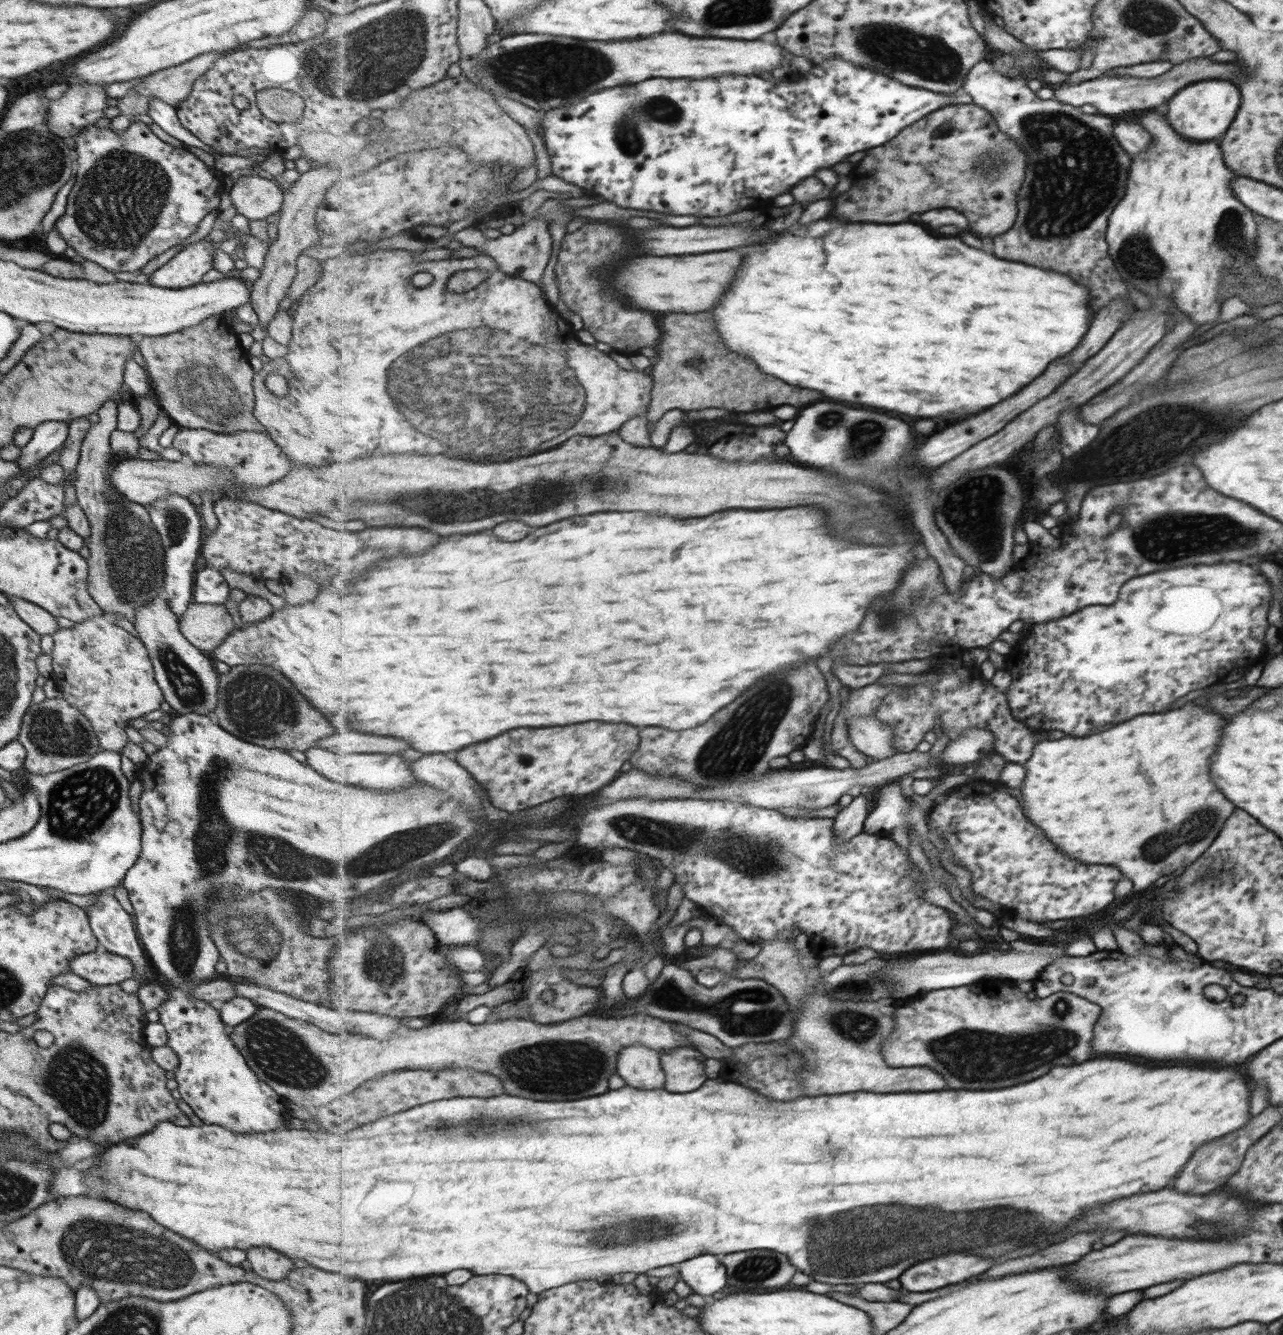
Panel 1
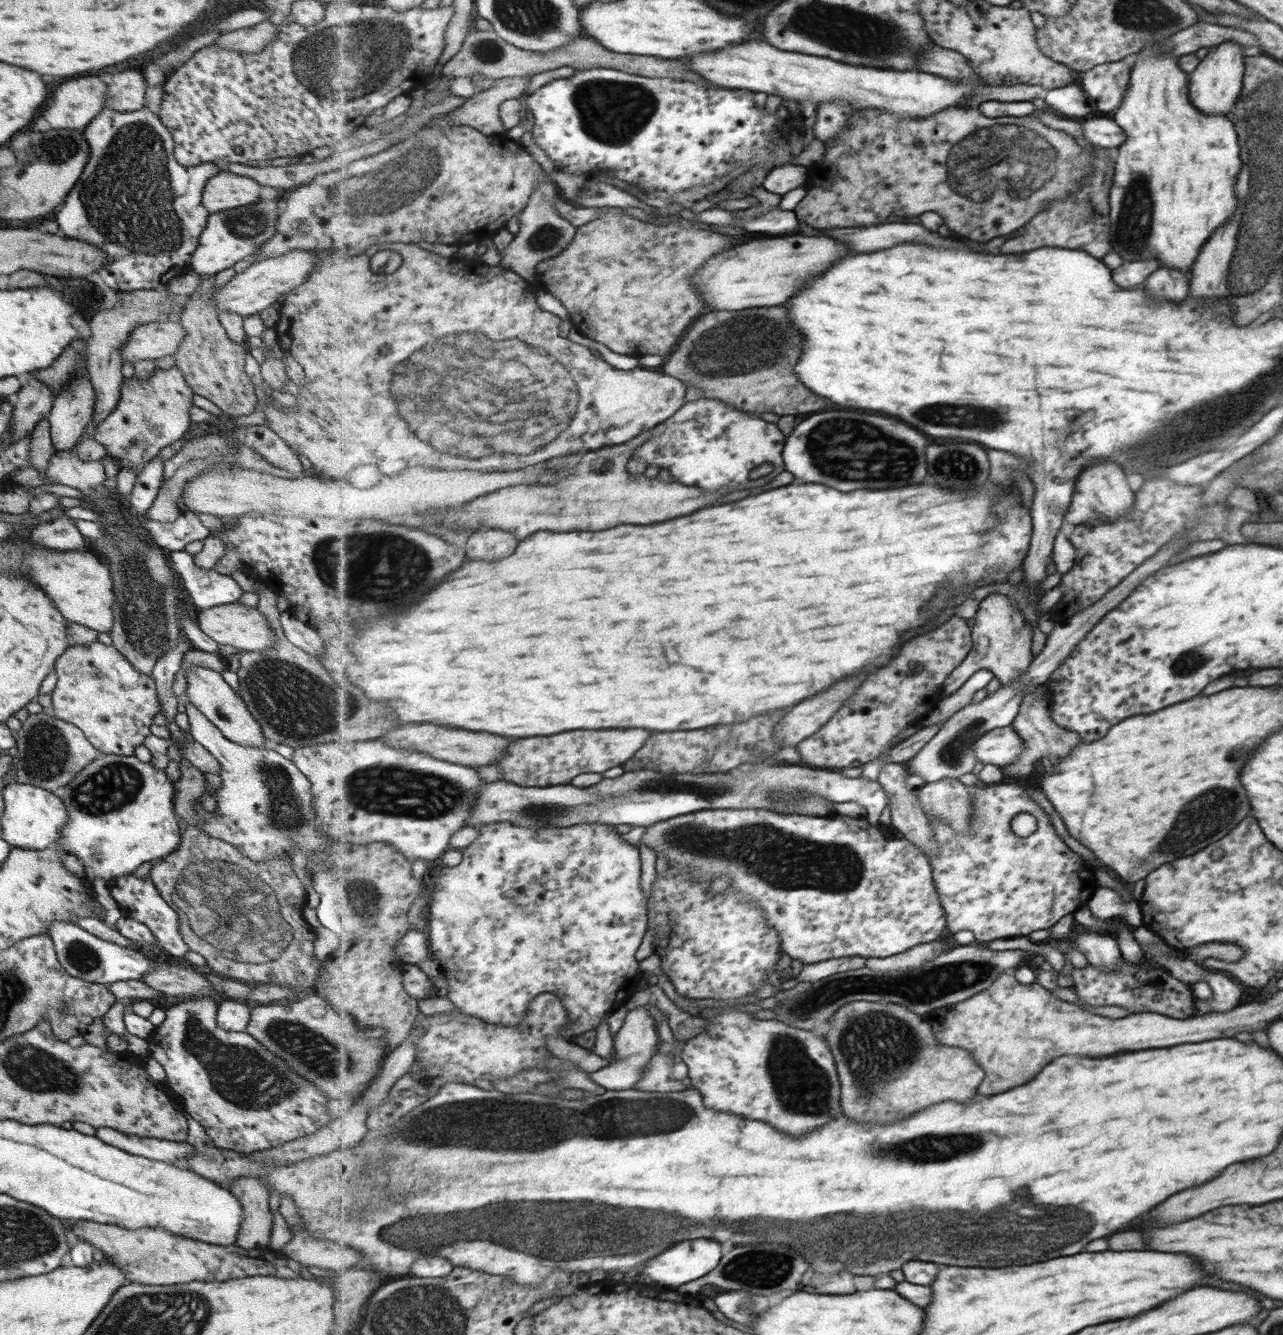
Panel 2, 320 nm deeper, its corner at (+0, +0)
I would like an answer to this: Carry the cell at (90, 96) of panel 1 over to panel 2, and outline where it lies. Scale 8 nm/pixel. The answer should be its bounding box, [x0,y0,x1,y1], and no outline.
[106,70,147,112]

